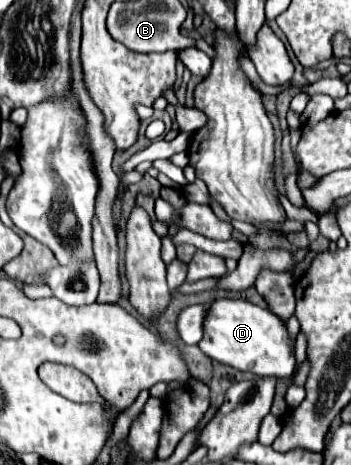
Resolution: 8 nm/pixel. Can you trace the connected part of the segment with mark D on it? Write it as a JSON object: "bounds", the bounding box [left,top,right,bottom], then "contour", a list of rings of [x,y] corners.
{"bounds":[199,299,295,377],"contour":[[[215,299],[203,321],[203,339],[199,349],[213,361],[229,365],[239,371],[249,371],[259,377],[289,377],[295,369],[295,343],[287,335],[285,323],[273,315],[269,309],[263,309],[245,299]]]}

